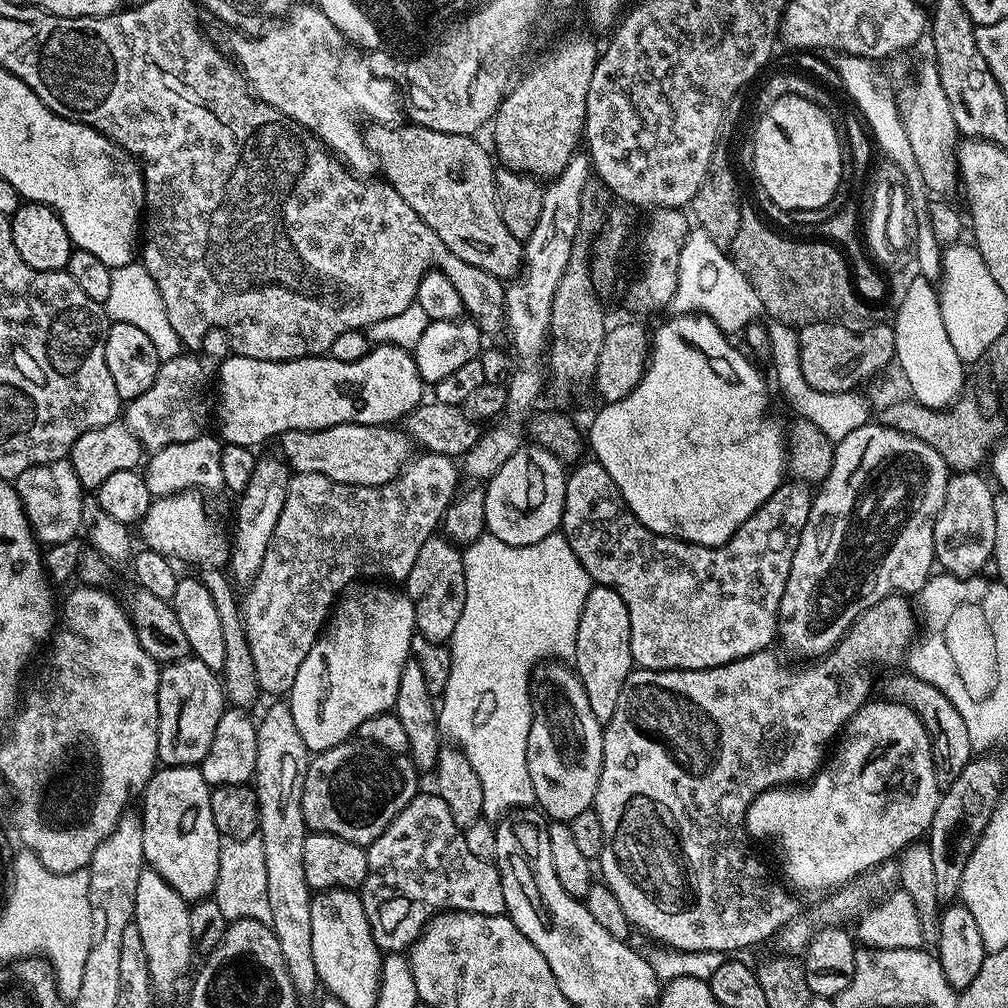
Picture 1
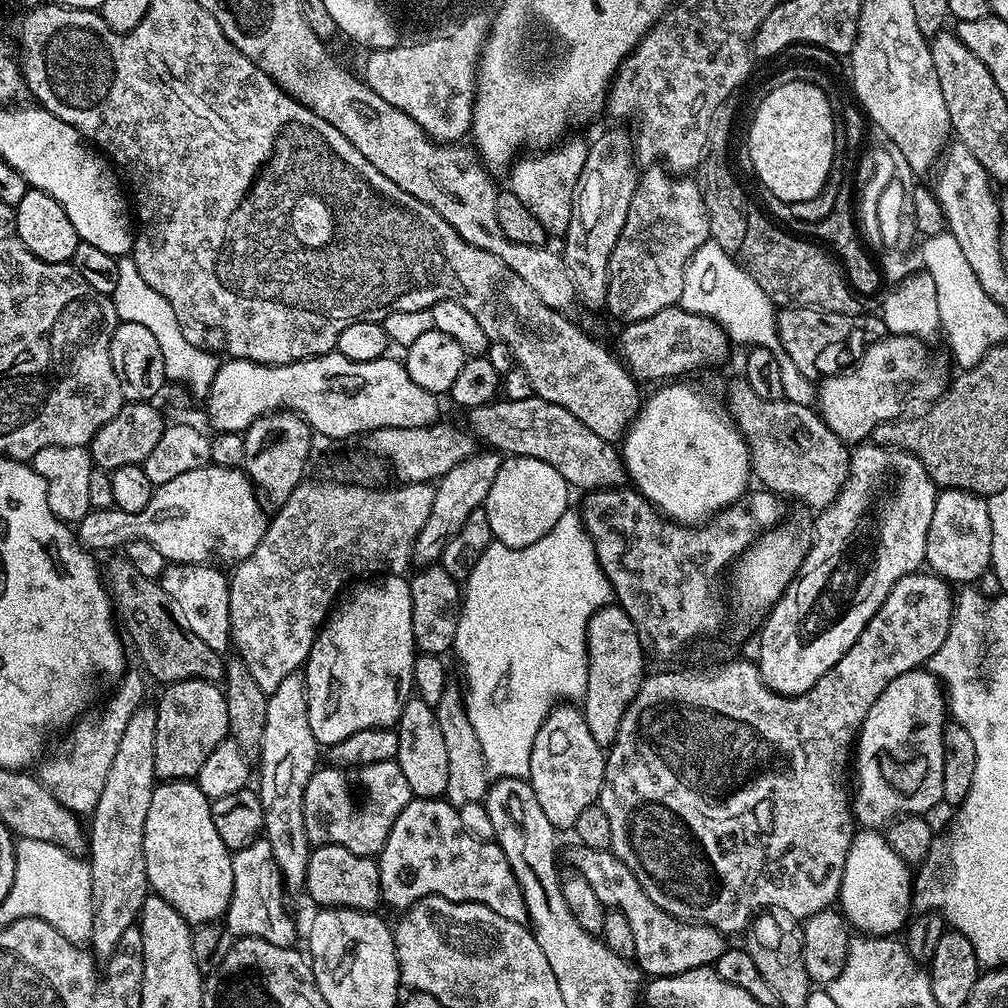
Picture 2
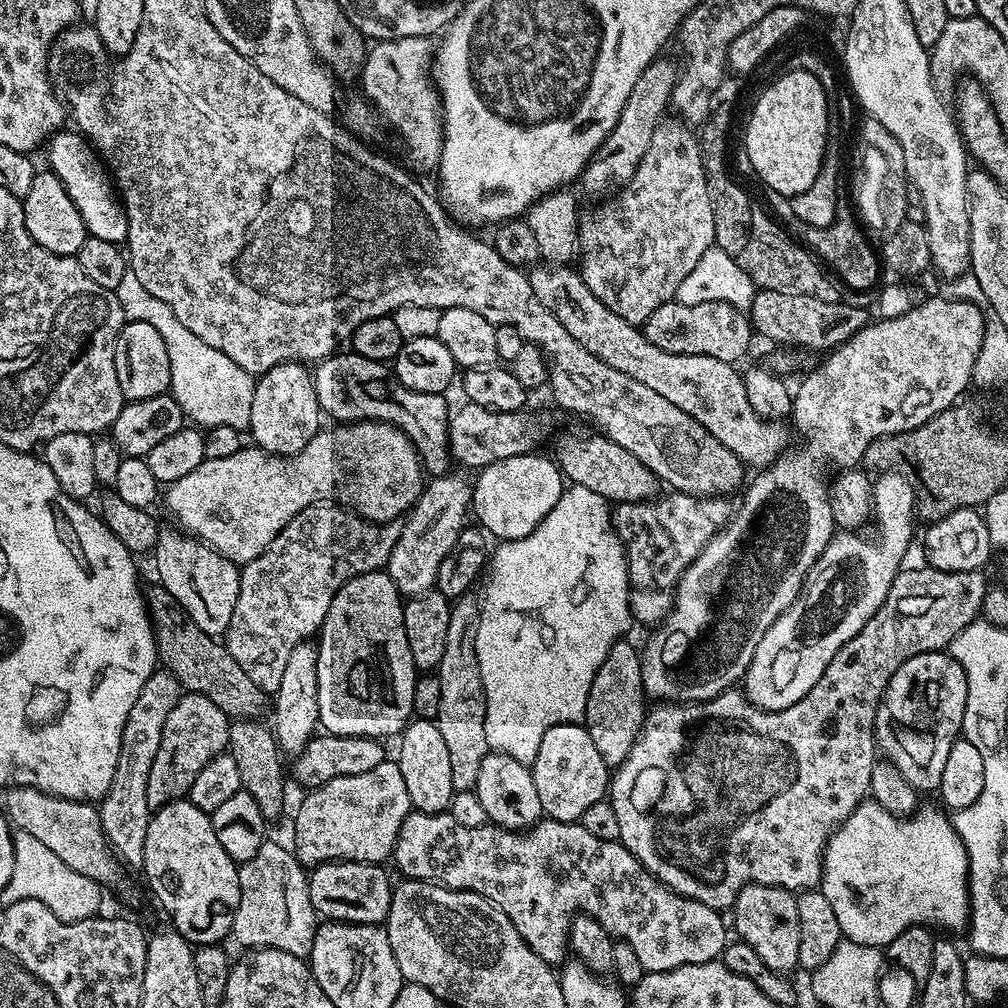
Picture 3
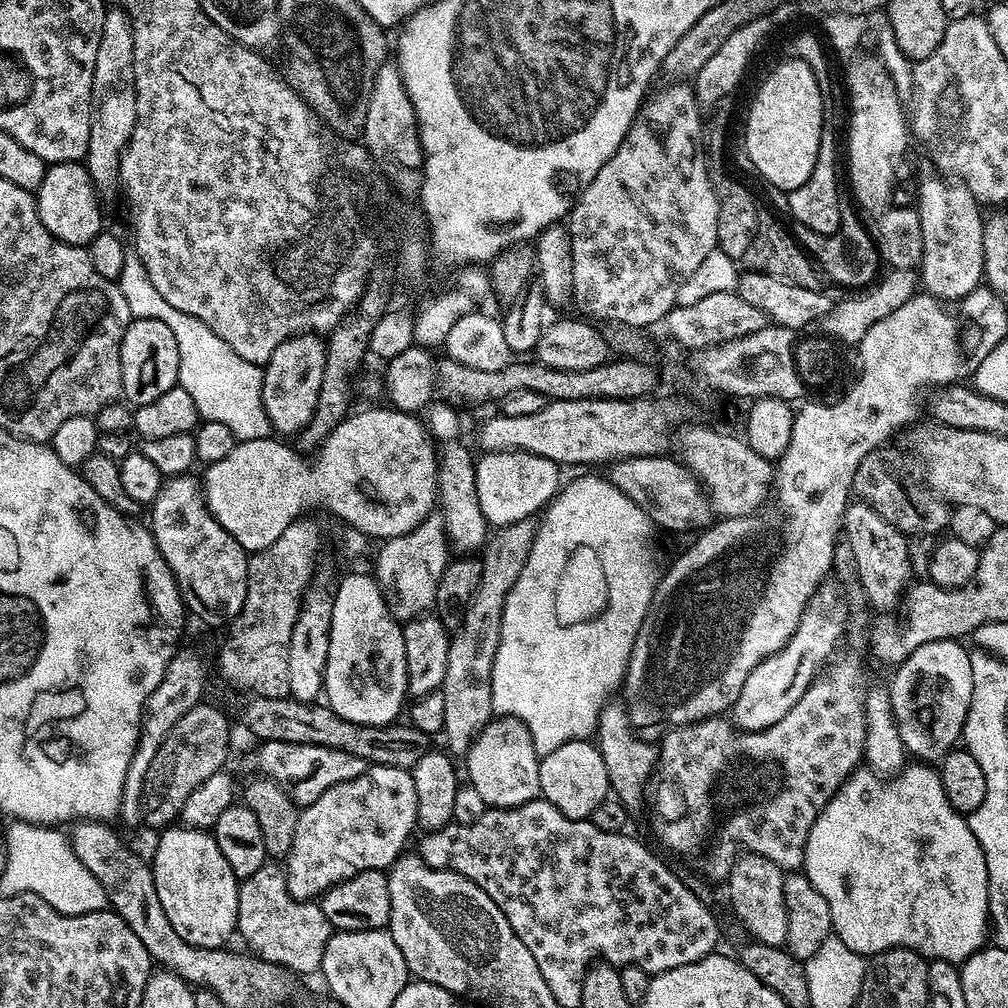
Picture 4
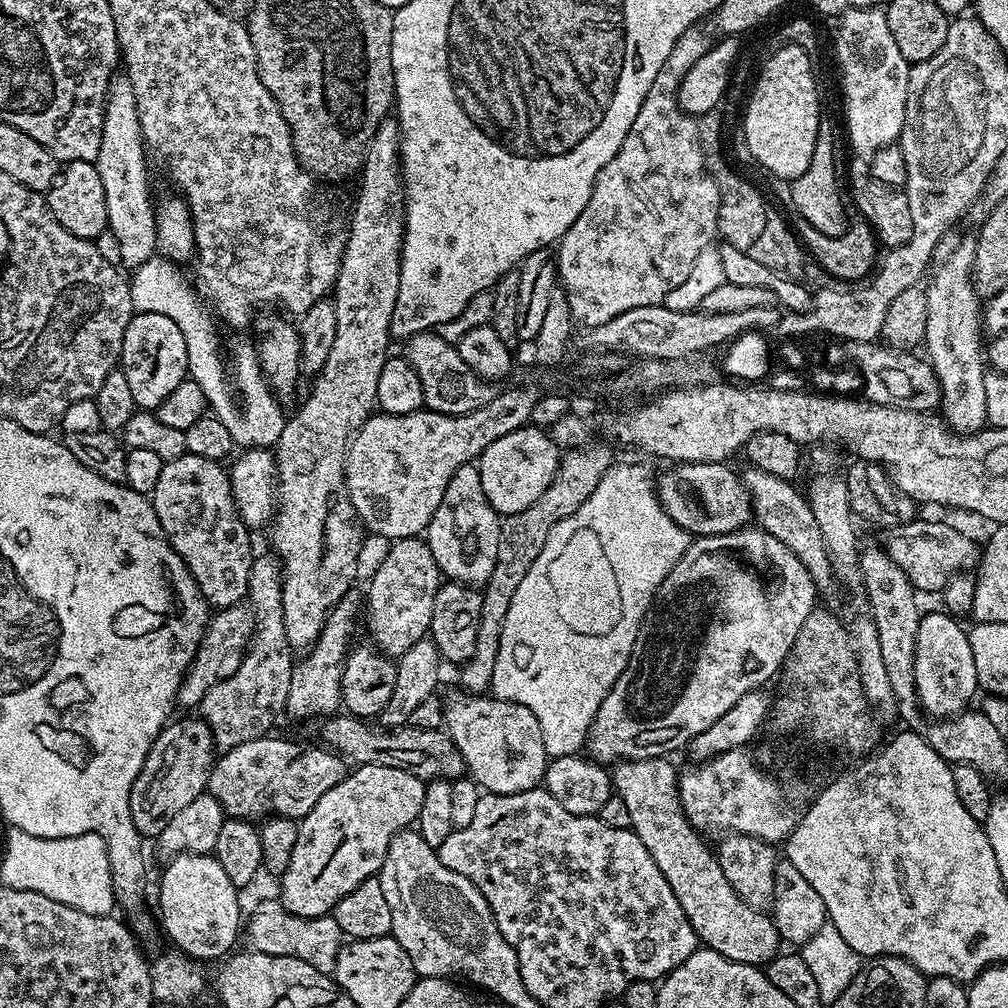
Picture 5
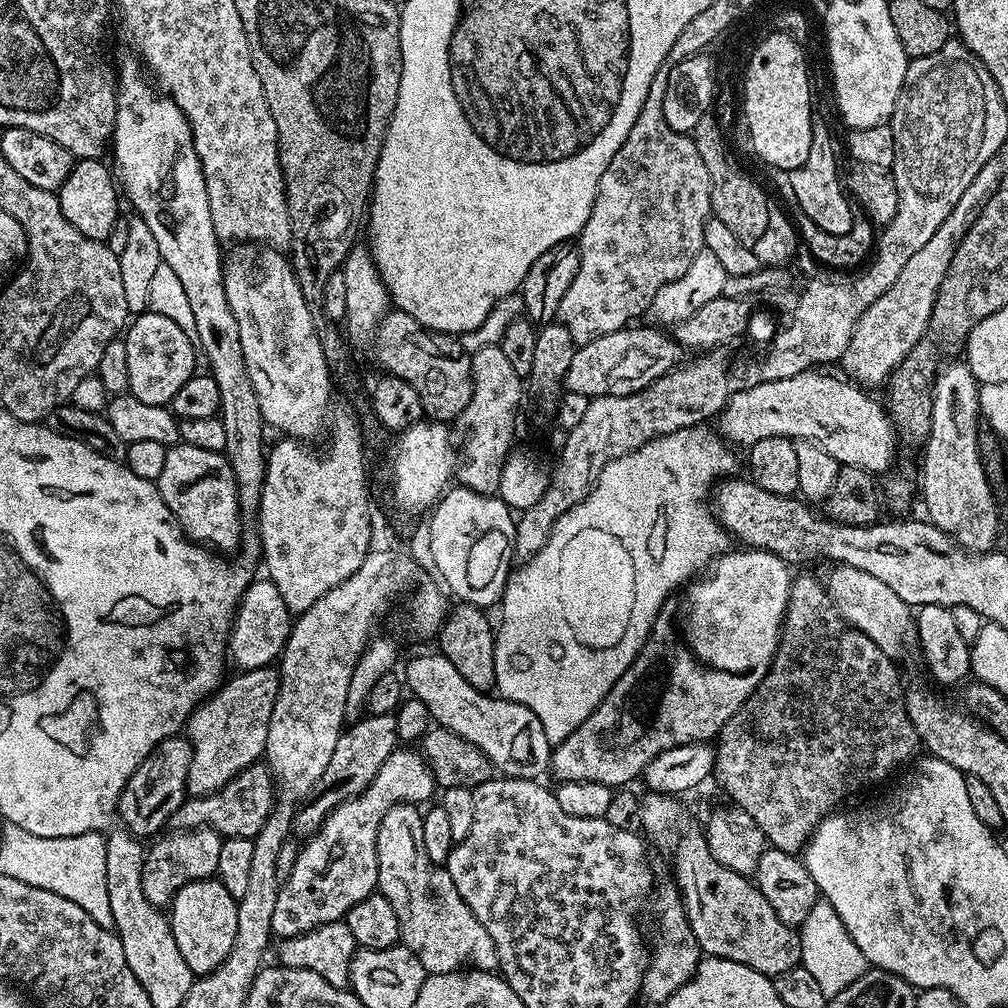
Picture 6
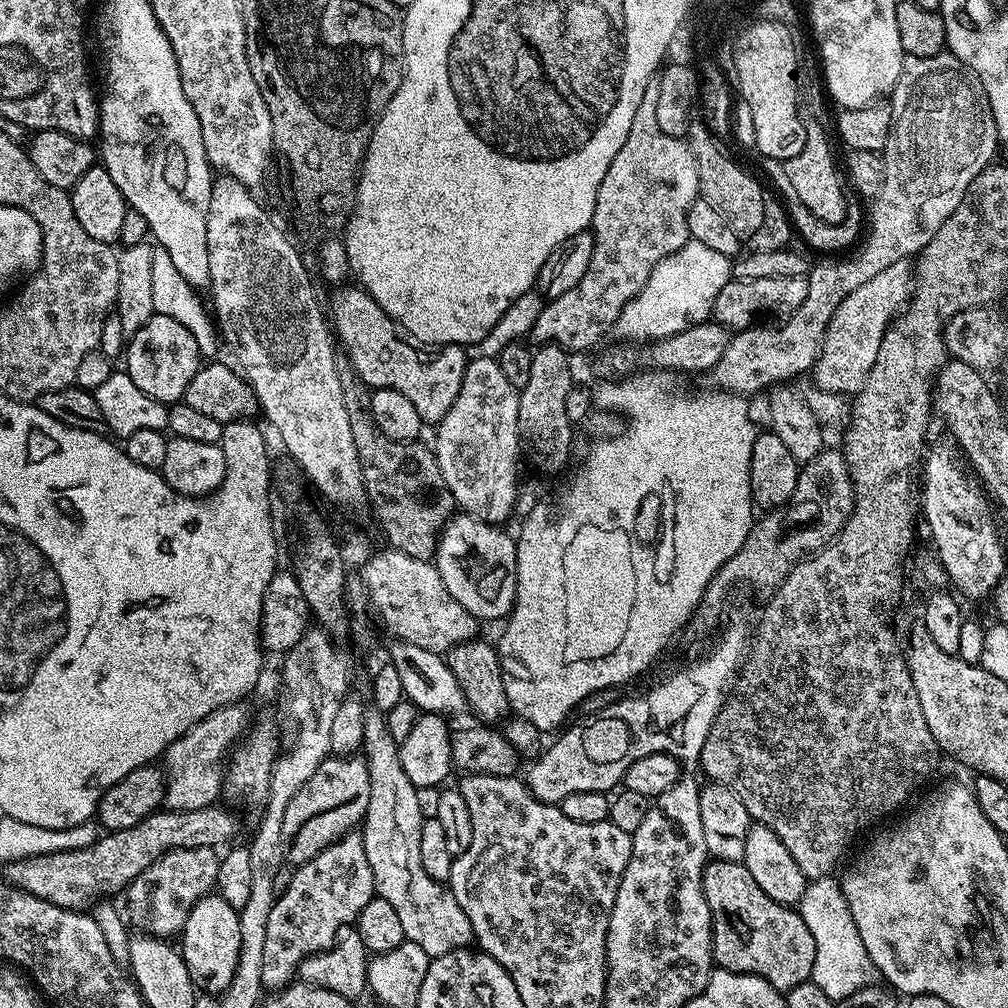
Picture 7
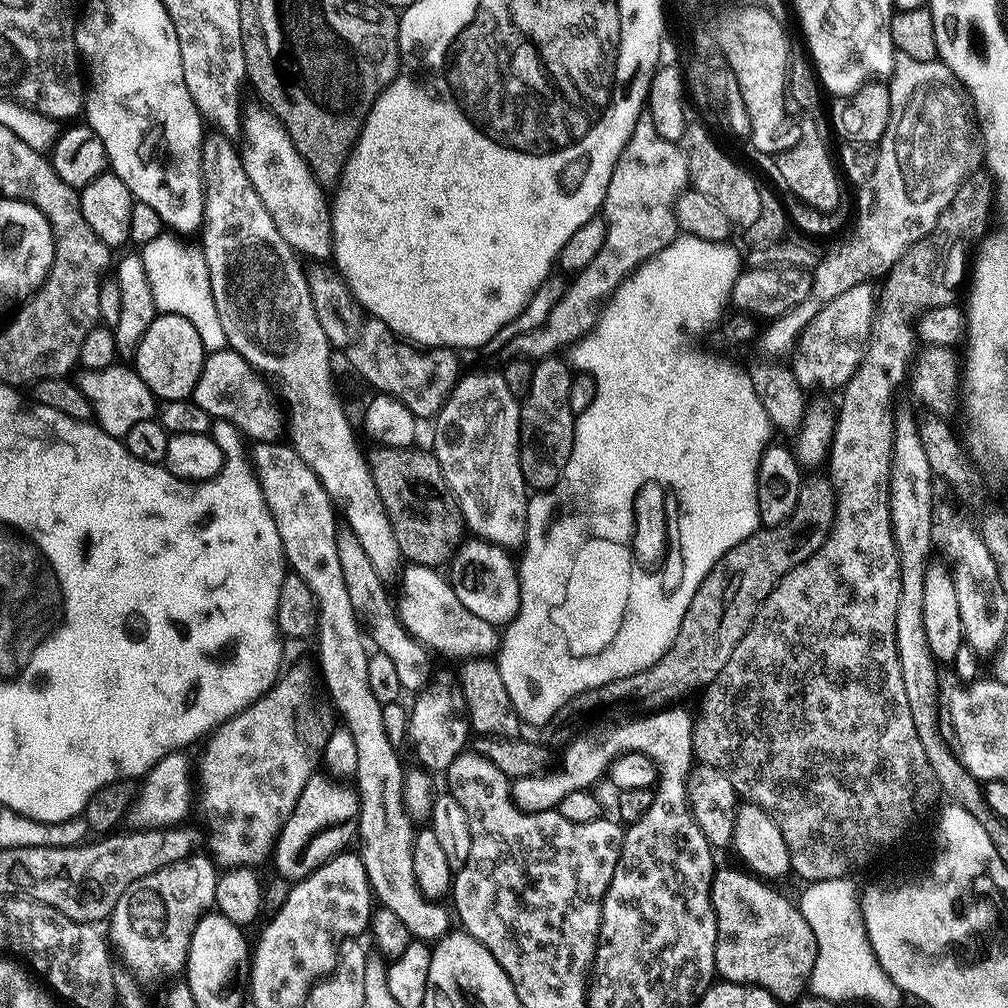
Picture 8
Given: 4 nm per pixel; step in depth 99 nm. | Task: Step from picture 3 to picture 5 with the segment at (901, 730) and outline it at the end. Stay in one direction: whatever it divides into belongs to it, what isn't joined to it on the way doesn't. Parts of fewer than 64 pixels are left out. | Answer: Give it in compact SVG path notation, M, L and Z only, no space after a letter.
M925 611L920 618L918 638L914 646L914 686L916 699L932 718L958 716L969 707L972 695L978 692L974 655L965 626L947 611Z

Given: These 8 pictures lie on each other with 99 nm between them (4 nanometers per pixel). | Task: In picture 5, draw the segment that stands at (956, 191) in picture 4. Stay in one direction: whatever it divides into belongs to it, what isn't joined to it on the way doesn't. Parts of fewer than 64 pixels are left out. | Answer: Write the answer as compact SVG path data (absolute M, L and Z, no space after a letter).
M969 235L962 237L961 240L957 242L957 244L952 244L948 249L946 248L947 247L945 247L943 251L939 253L938 263L931 269L930 275L927 277L927 280L929 279L928 284L926 283L926 310L928 313L926 314L926 330L924 331L924 339L922 344L923 347L928 347L926 359L929 364L932 365L933 372L937 376L938 386L940 387L940 404L938 408L942 413L942 419L944 423L952 429L953 432L957 434L967 434L969 432L978 432L981 428L988 424L988 415L986 414L986 388L984 382L984 377L986 375L986 356L982 351L982 344L980 348L980 334L982 335L982 304L978 299L978 293L972 279L972 263L974 262L974 254L976 253L976 242L975 239Z

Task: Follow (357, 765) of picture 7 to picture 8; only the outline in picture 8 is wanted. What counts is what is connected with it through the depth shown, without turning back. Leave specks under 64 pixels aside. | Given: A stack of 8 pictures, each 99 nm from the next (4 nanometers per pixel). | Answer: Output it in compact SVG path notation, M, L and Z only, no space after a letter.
M326 774L310 777L306 786L302 786L302 794L298 794L298 802L288 812L287 820L276 837L272 853L275 873L291 882L304 880L307 877L306 860L302 860L300 856L305 852L311 838L332 826L355 821L359 814L360 798L351 787L343 786Z

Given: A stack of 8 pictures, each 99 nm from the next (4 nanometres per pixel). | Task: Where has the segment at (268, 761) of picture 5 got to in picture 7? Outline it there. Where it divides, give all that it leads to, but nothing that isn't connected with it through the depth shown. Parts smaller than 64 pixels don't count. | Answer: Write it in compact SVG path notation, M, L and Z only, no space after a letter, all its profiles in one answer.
M220 807L189 812L153 812L142 822L138 822L138 826L130 826L130 830L101 835L88 848L46 853L44 856L5 863L2 868L3 879L15 888L21 888L22 891L34 894L46 902L54 902L54 906L88 910L101 898L112 898L115 892L123 893L134 882L134 878L138 878L138 874L146 870L146 866L158 862L158 858L162 858L162 854L170 850L220 850L231 845L236 836L236 816Z

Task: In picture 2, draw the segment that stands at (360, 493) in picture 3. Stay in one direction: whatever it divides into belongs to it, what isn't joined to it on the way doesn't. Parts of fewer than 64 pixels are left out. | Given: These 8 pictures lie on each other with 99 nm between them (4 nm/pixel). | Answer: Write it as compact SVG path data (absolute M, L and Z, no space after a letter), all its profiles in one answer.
M209 462L205 468L186 470L186 474L170 478L170 482L155 485L146 510L123 512L115 506L89 510L74 531L80 545L89 550L119 549L131 540L145 540L173 564L235 566L250 558L258 542L262 542L269 522L263 507L247 472Z

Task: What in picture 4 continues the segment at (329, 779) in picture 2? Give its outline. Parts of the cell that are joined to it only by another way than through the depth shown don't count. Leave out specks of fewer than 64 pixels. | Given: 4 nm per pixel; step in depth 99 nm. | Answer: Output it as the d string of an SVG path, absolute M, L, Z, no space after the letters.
M371 765L358 778L330 786L318 802L303 805L298 826L295 827L294 844L286 857L286 879L288 889L295 900L315 901L324 895L330 886L354 874L366 870L379 872L391 868L392 863L405 851L412 831L417 831L418 794L414 794L414 778L407 768Z

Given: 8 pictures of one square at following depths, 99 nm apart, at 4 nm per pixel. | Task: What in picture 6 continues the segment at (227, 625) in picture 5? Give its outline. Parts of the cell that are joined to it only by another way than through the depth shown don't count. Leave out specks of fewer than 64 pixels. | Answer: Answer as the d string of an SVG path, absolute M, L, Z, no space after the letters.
M267 578L255 579L244 591L228 636L228 656L241 671L269 667L284 651L294 623L293 613L282 599L278 588Z

